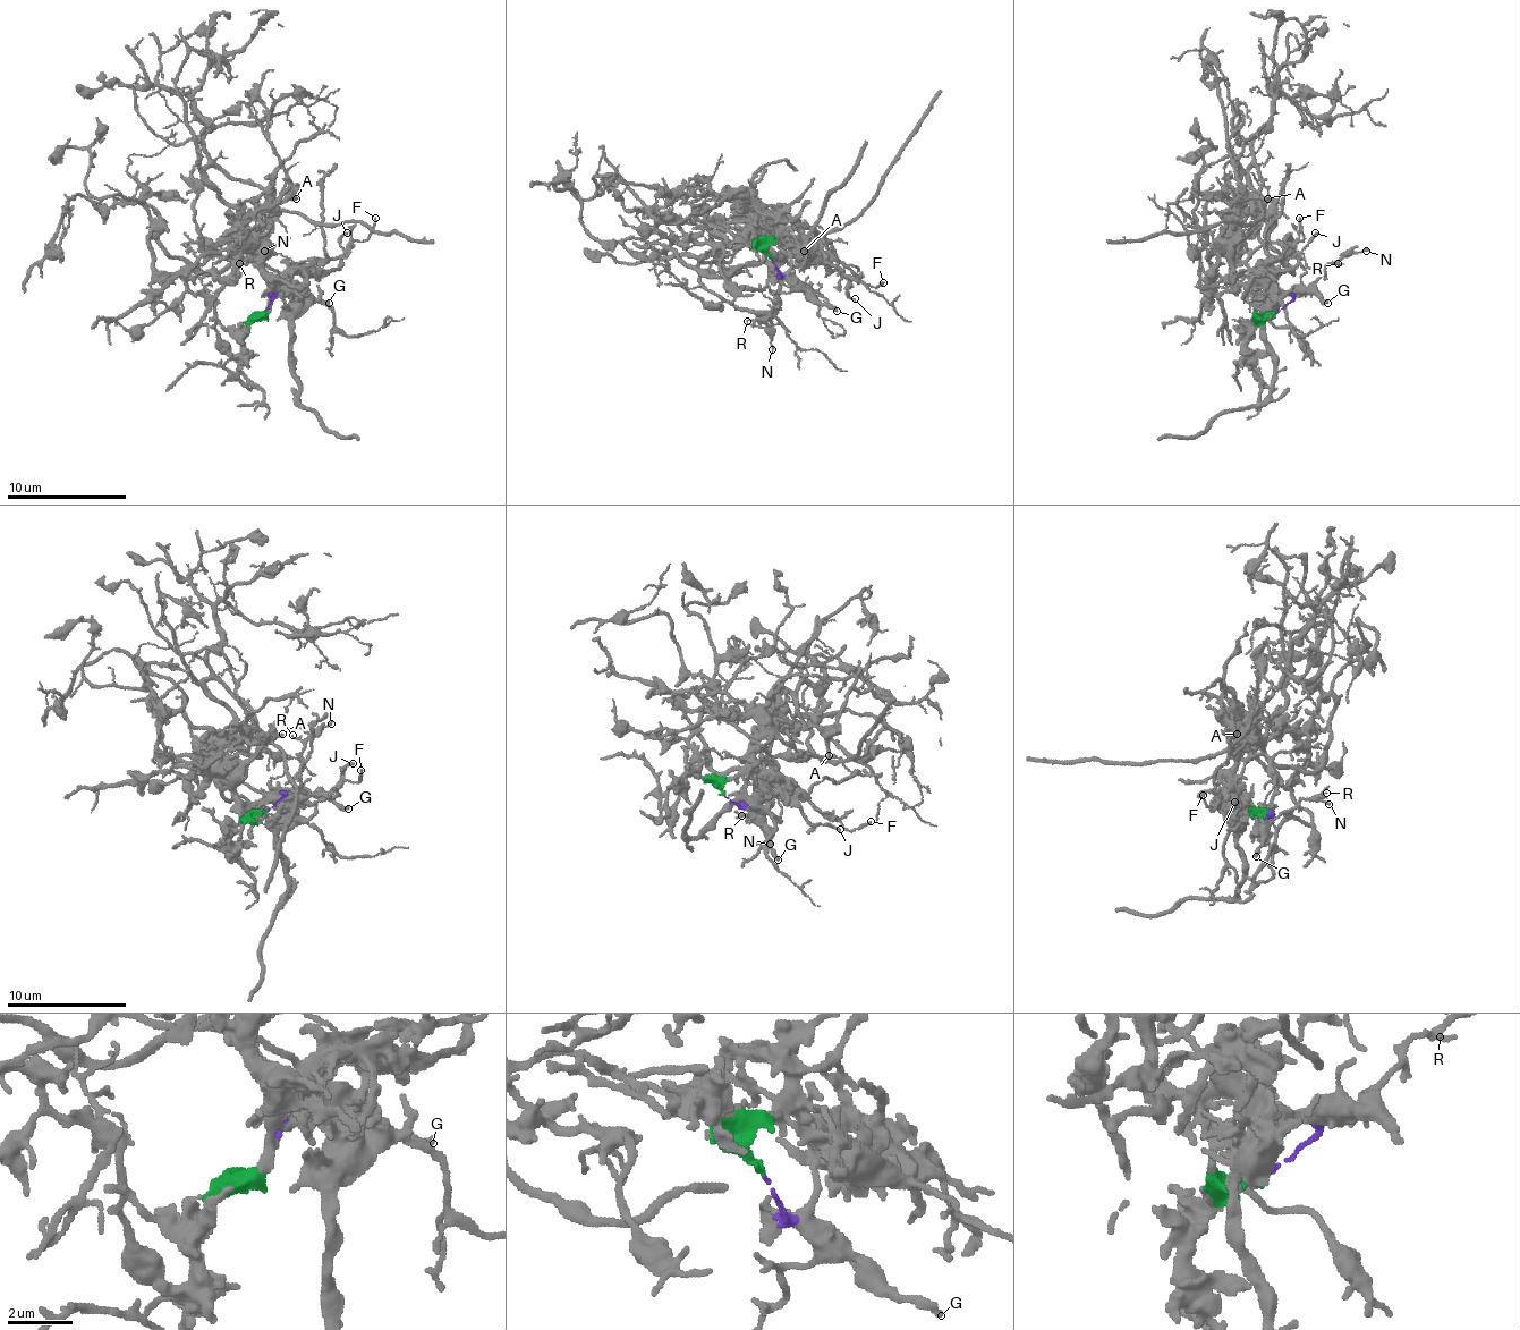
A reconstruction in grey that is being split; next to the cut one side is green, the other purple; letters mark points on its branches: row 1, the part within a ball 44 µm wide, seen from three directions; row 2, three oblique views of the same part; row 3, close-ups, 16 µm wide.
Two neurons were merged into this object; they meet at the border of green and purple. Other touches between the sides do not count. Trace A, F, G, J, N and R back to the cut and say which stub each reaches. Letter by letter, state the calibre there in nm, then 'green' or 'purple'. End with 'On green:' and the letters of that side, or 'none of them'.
A: 180 nm thick; green
F: 140 nm thick; green
G: 280 nm thick; purple
J: 180 nm thick; green
N: 130 nm thick; purple
R: 150 nm thick; purple
On green: A, F, J

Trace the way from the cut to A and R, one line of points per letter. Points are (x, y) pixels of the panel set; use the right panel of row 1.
A: (1274, 312), (1263, 319), (1256, 312), (1256, 301), (1236, 282), (1232, 240), (1241, 231), (1239, 202), (1268, 198)
R: (1278, 312), (1307, 288), (1331, 261), (1336, 264)

